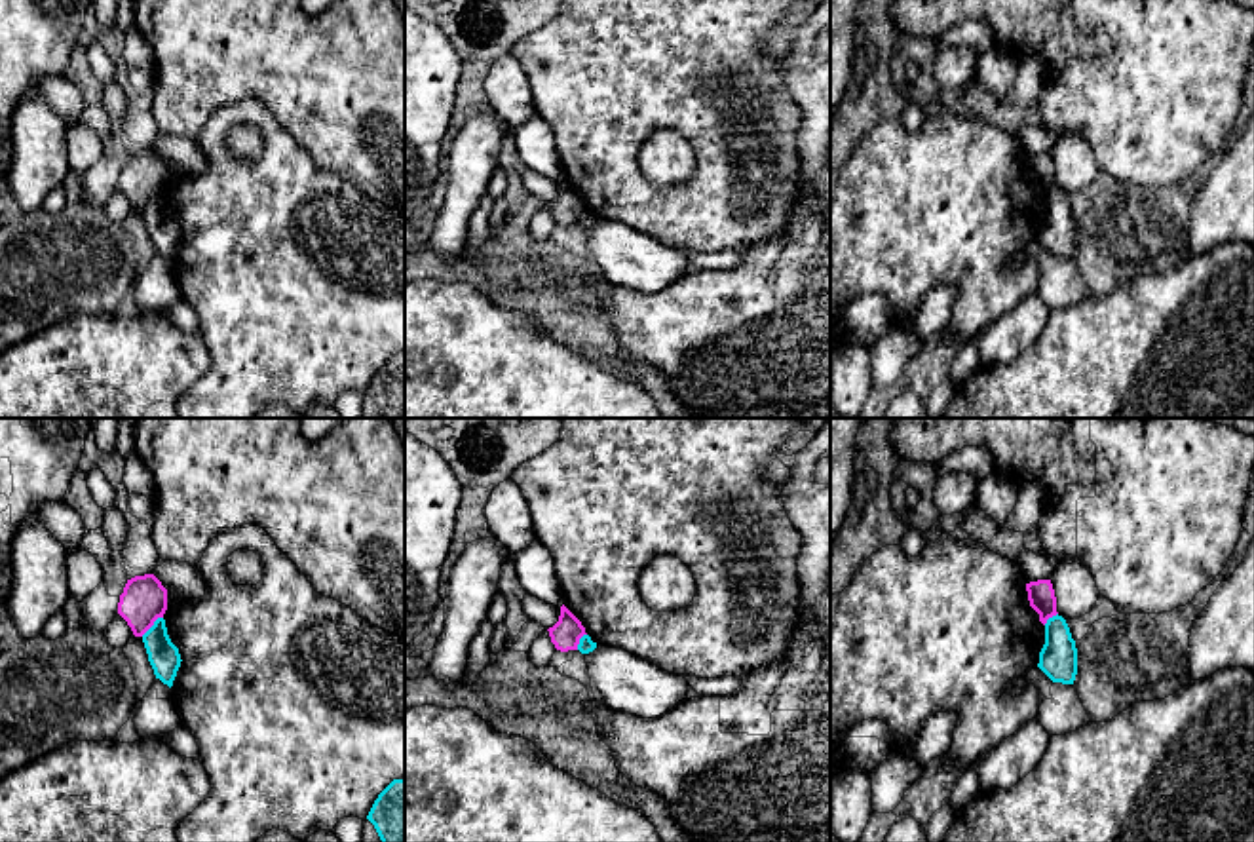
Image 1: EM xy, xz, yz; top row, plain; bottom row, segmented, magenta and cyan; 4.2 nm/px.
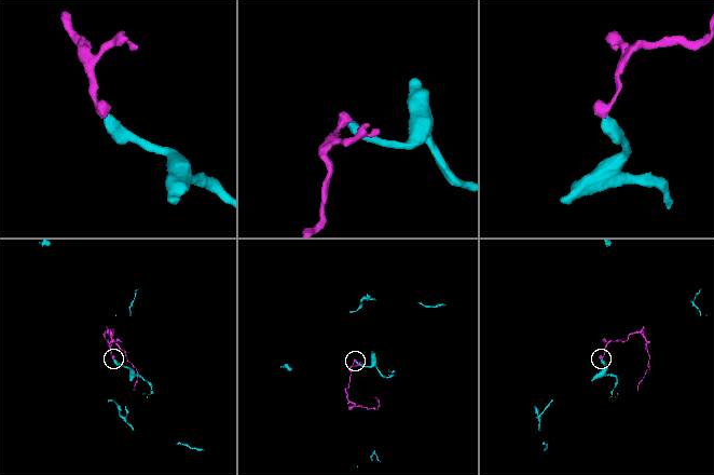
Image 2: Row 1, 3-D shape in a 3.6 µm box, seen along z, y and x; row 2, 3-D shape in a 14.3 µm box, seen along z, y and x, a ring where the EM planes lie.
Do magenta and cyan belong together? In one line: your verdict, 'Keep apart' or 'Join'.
Keep apart

